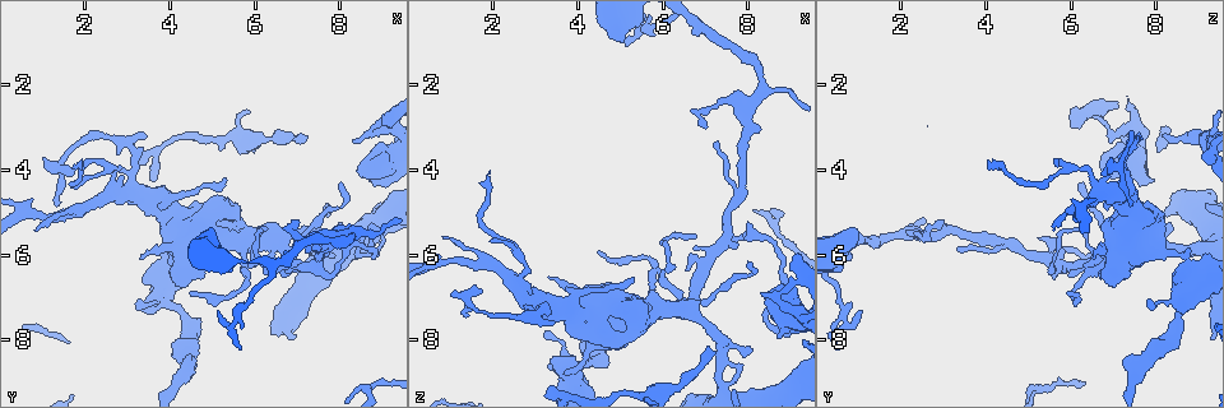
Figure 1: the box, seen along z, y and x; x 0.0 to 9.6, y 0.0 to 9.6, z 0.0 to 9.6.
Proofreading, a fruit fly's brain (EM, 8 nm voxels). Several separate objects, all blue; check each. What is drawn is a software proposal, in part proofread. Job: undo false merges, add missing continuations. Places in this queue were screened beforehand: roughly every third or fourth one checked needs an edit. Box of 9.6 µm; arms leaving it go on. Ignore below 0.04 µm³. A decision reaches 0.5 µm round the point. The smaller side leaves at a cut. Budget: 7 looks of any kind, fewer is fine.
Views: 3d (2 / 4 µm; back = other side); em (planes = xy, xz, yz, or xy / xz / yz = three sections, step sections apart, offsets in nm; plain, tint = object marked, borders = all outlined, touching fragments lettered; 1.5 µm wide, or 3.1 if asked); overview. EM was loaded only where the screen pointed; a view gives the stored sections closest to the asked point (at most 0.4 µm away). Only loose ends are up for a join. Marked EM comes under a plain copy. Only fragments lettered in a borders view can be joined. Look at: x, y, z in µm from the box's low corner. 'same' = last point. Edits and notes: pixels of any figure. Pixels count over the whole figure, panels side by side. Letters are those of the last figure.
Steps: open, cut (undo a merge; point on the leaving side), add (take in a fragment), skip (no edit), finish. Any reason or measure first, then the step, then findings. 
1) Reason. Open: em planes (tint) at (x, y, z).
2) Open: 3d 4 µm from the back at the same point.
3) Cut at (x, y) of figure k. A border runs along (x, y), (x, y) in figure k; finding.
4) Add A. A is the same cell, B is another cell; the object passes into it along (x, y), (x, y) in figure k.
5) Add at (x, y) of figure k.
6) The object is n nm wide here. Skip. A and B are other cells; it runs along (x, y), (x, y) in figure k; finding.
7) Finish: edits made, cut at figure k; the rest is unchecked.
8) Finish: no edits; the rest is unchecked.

Branch stops here. Open: em yz step 8 (tint) at (8.00, 5.20, 8.25).

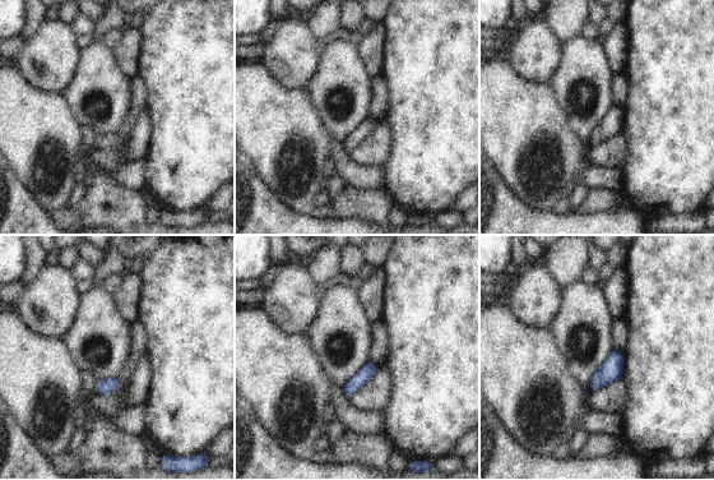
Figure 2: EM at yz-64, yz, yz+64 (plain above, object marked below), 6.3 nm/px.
Cut it another way. Open: em planes (borders) at the same point.

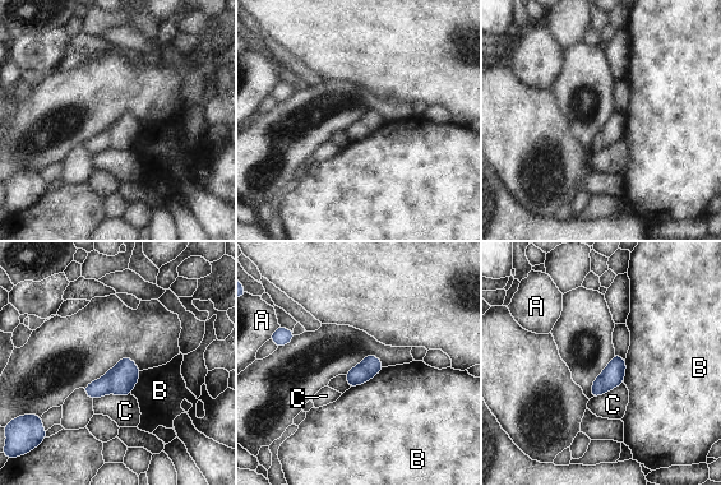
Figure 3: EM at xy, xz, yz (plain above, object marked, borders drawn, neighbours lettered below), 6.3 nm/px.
The longest contact is with B, 260 nm. Skip. A, B and C are other cells; a border runs along (383, 366), (366, 382), (350, 388) in figure 3; no lettered fragment goes on from it.

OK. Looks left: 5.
Free end. Open: 3d 2 µm at (7.00, 3.20, 8.15).

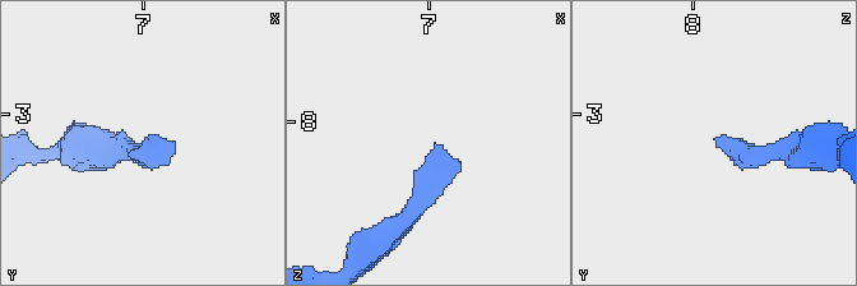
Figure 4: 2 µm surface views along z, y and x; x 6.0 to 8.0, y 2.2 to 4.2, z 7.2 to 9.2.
Open: em planes (borders) at (7.04, 3.14, 8.20).

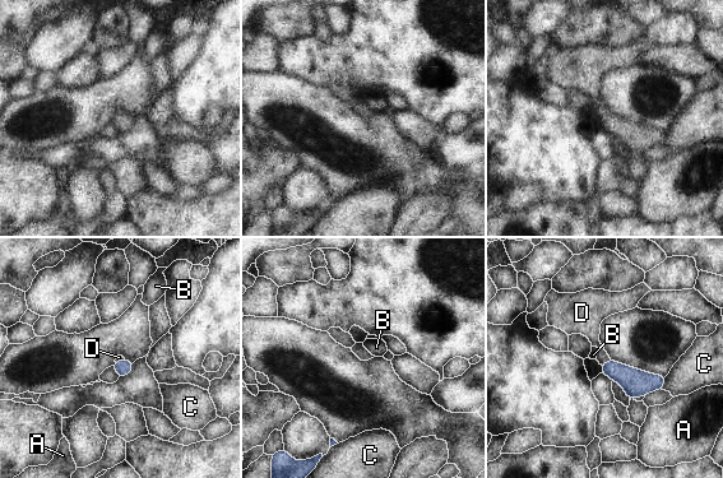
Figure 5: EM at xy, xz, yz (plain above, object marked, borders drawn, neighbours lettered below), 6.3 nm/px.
The object is 110 nm wide here. Add D. D is the same cell, A, B and C are other cells; the object passes into it along (635, 383), (606, 362), (589, 326) in figure 5; it goes on there.

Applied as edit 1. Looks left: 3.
A narrow waist. Open: em yz step 8 (tint) at (2.65, 4.10, 6.45).

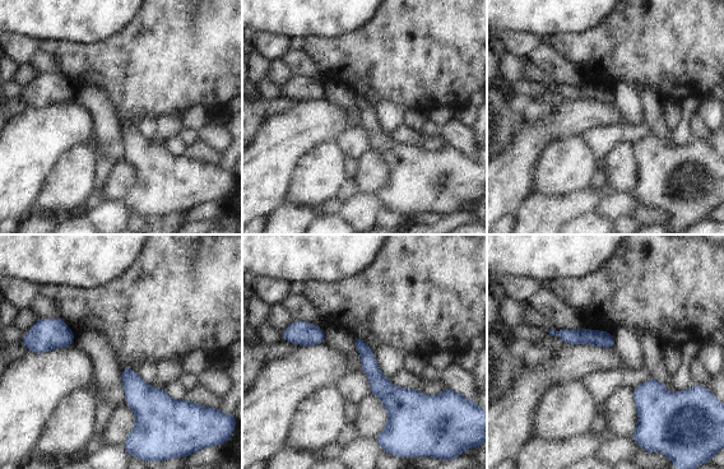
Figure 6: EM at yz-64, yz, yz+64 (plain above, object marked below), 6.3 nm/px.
Open: em planes (tint) at the same point.

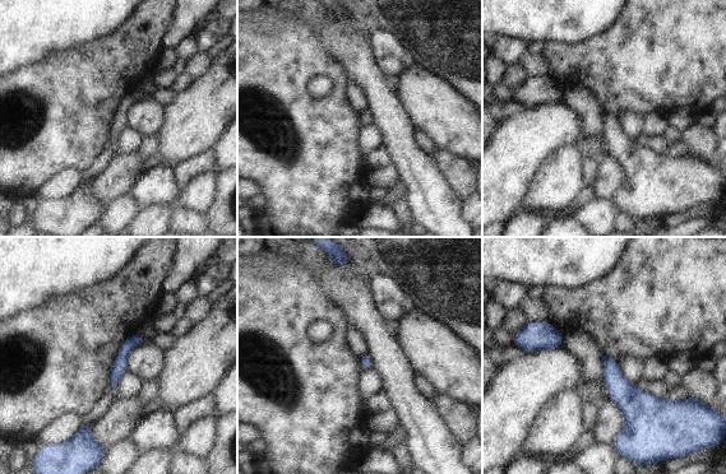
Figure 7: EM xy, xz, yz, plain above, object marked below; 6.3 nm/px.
Open: em planes (borders) at the same point.

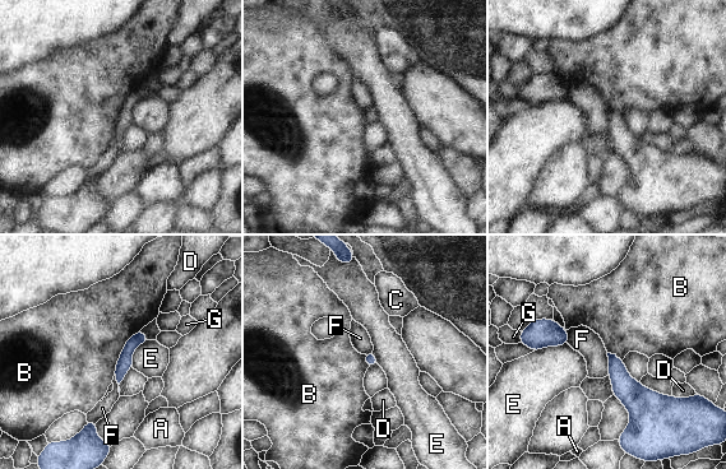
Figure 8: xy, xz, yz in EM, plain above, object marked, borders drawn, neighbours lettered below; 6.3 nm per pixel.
Skip. A, B, C, D, E, F and G are other cells; a border runs along (139, 330), (128, 339), (114, 375) in figure 8; one cell here.

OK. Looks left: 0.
Finish: edits made, add at figure 5; the rest is unchecked.

